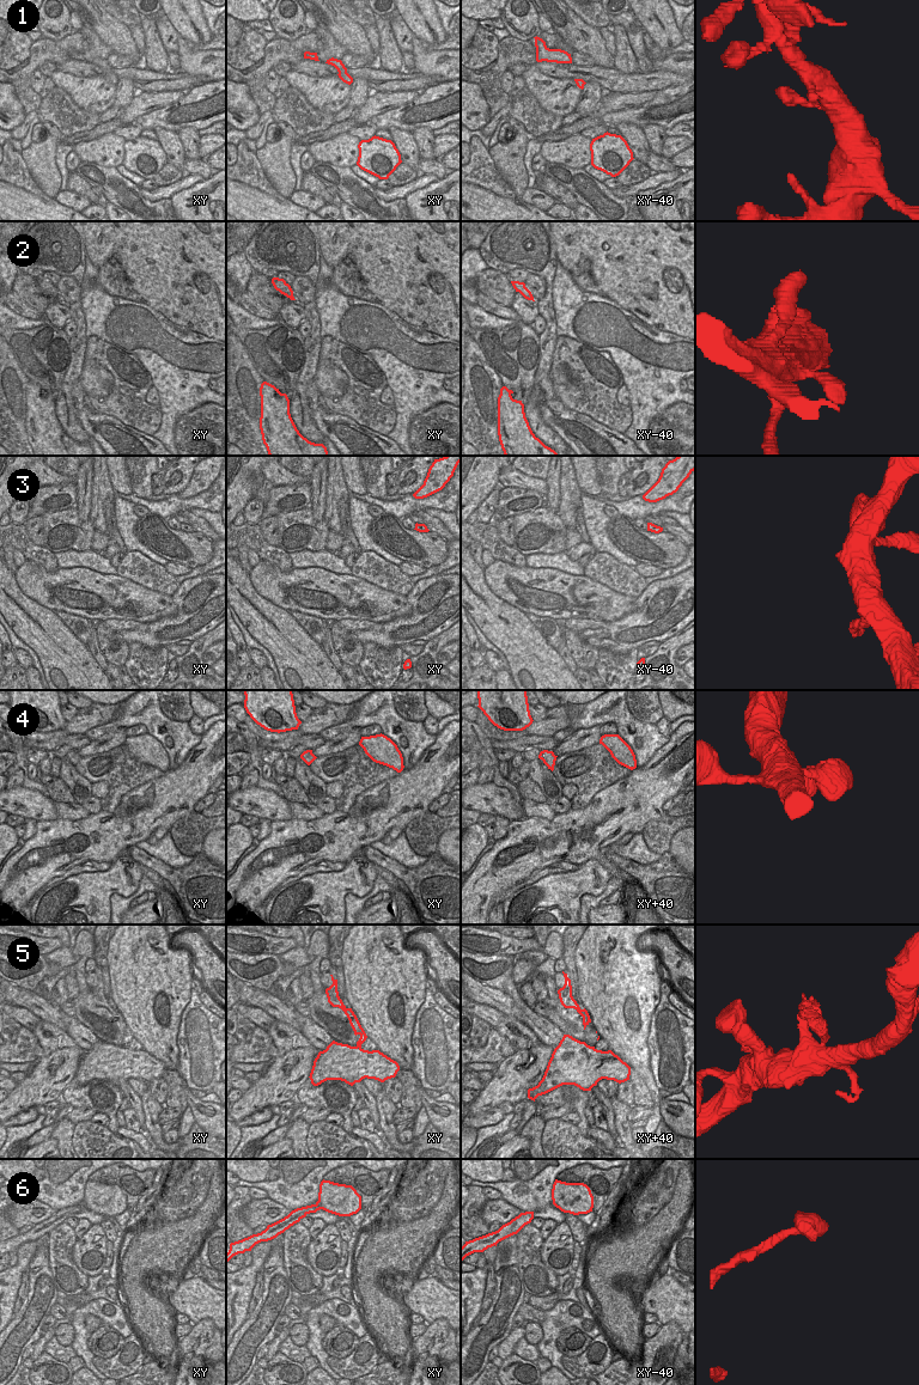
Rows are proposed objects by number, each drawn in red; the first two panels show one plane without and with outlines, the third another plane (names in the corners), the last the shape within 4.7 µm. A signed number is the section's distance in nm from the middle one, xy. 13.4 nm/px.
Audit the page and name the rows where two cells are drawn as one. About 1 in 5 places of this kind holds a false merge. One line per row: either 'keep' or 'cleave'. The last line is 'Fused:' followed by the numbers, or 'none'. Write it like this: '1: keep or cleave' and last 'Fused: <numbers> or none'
1: keep
2: keep
3: keep
4: keep
5: keep
6: keep
Fused: none

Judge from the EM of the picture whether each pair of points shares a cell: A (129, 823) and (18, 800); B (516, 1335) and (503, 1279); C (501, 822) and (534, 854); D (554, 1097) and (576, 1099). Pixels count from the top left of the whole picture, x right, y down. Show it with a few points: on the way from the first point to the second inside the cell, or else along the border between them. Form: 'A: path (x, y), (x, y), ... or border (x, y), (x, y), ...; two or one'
A: border (58, 817), (37, 822); two
B: border (512, 1329), (497, 1346); two
C: border (510, 822), (506, 834), (495, 841); two
D: path (559, 1097), (571, 1097); one

